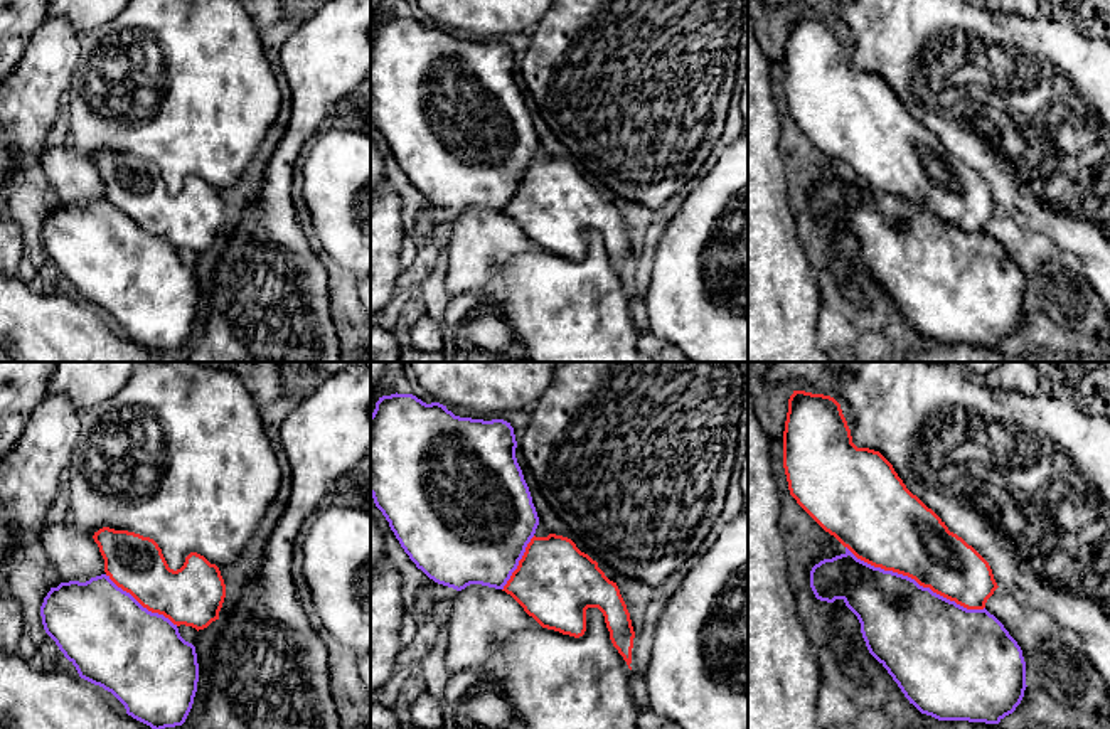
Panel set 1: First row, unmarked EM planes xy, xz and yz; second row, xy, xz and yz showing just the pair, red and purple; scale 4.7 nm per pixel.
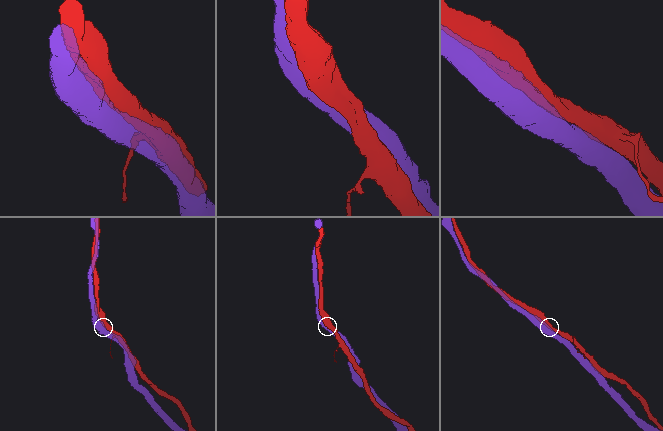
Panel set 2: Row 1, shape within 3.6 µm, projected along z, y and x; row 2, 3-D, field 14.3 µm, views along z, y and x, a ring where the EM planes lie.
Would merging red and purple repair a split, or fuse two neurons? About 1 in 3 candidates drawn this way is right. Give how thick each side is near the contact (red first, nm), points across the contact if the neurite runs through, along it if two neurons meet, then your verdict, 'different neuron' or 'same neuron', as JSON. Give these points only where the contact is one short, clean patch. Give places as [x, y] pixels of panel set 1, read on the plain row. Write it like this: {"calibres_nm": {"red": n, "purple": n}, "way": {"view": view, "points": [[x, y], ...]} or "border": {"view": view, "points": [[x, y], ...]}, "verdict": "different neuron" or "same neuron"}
{"calibres_nm": {"red": 380, "purple": 420}, "verdict": "same neuron"}

